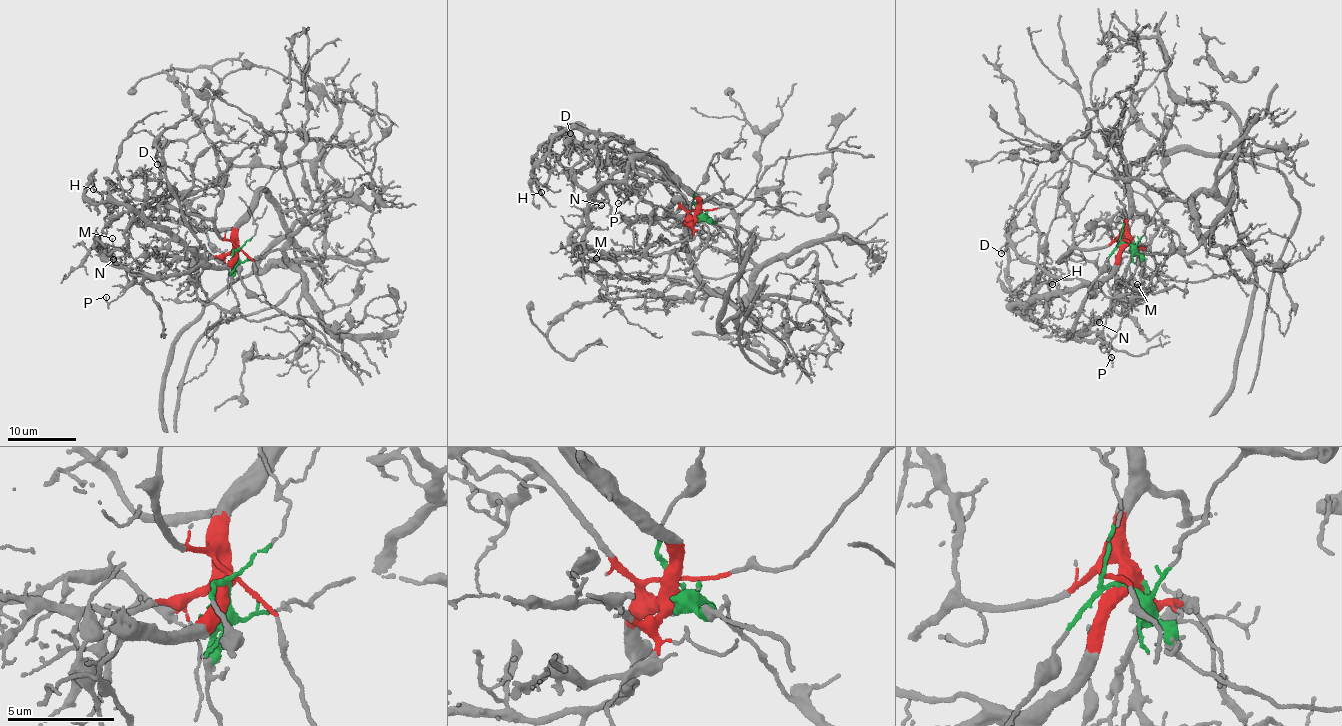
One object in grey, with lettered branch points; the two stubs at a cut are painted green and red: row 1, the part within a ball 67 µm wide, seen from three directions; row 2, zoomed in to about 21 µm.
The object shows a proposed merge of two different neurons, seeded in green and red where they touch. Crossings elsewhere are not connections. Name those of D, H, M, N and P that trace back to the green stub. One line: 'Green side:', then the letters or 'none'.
Green side: none

